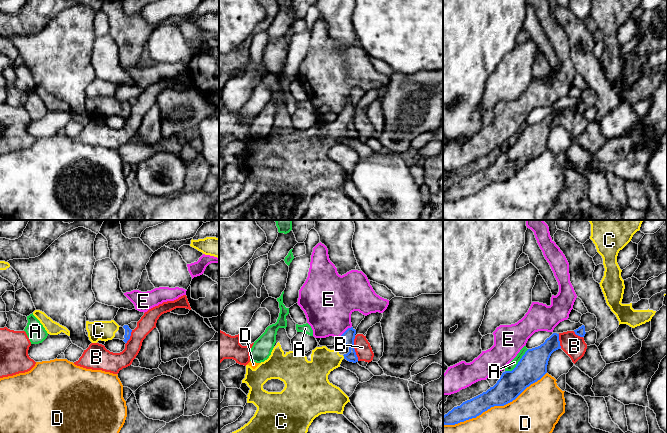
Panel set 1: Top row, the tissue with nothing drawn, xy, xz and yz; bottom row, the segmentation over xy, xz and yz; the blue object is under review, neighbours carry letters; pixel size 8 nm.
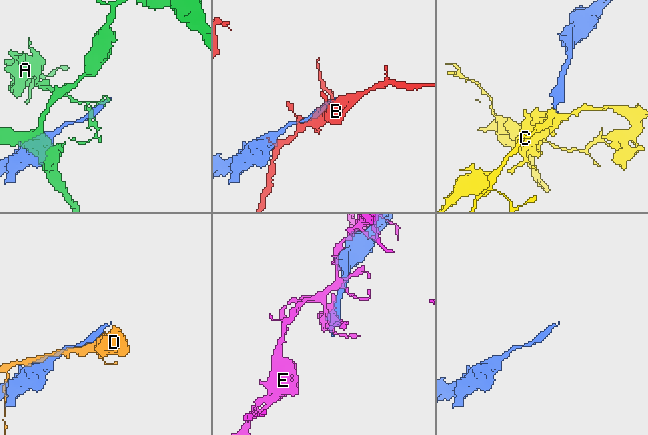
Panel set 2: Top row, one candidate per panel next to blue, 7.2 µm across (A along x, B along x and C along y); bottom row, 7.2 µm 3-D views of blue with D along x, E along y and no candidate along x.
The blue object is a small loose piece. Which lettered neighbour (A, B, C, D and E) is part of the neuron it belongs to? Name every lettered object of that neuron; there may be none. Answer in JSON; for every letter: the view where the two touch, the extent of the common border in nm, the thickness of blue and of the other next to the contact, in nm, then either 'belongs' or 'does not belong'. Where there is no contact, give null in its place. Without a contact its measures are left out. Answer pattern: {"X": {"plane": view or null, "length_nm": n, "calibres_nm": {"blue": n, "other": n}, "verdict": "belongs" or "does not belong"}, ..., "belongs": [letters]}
{"A": {"plane": "yz", "length_nm": 260, "calibres_nm": {"blue": 220, "other": 60}, "verdict": "does not belong"}, "B": {"plane": "xz", "length_nm": 200, "calibres_nm": {"blue": 100, "other": 130}, "verdict": "does not belong"}, "C": {"plane": "xz", "length_nm": 40, "calibres_nm": {"blue": 100, "other": 200}, "verdict": "belongs"}, "D": {"plane": "yz", "length_nm": 950, "calibres_nm": {"blue": 220, "other": 280}, "verdict": "does not belong"}, "E": {"plane": "xz", "length_nm": 140, "calibres_nm": {"blue": 100, "other": 400}, "verdict": "does not belong"}, "belongs": ["C"]}

